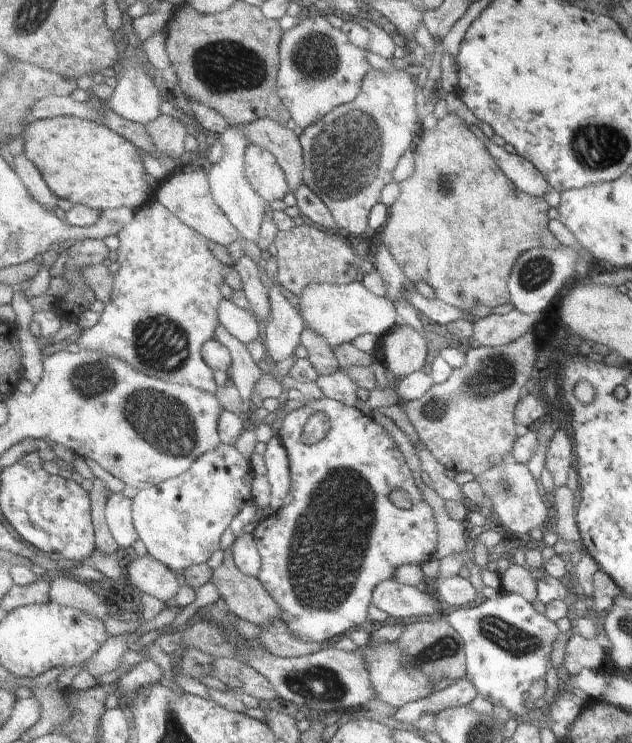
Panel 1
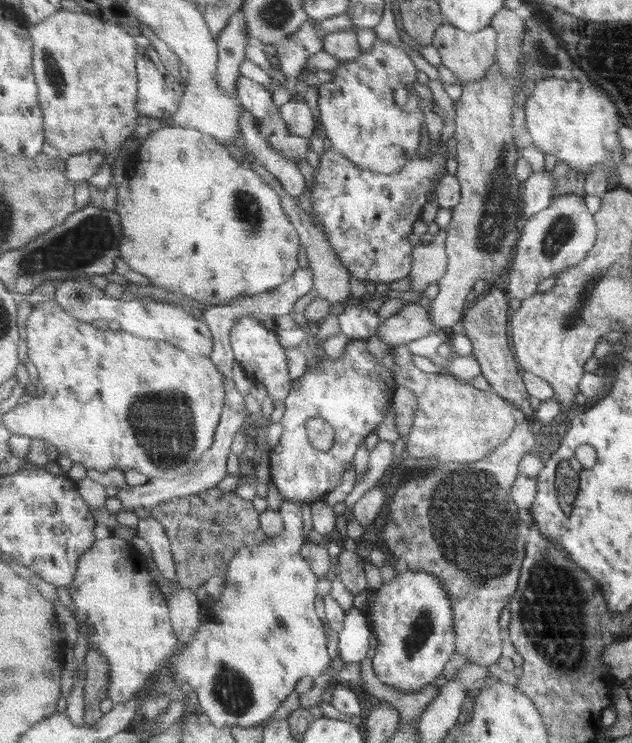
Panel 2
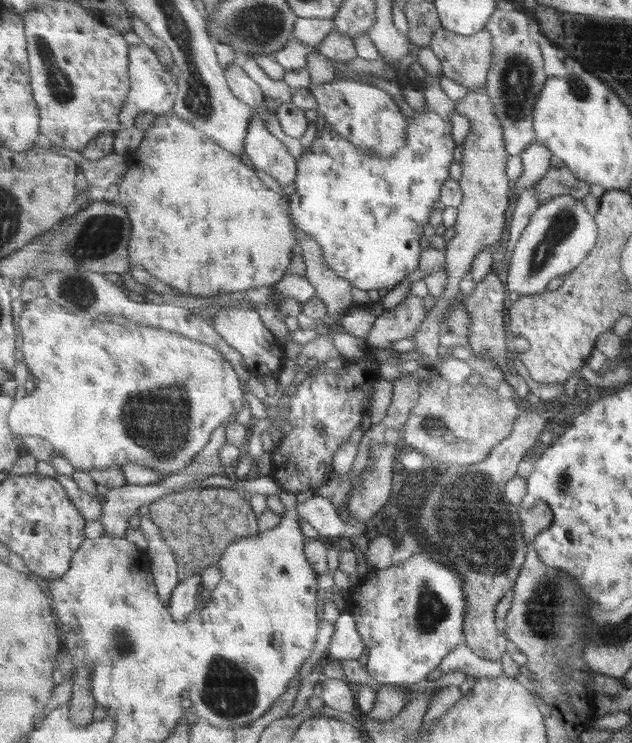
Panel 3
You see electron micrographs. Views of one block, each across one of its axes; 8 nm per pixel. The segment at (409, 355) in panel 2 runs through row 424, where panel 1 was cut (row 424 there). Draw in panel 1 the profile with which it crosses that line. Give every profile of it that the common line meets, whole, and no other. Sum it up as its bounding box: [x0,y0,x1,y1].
[404,330,541,477]

